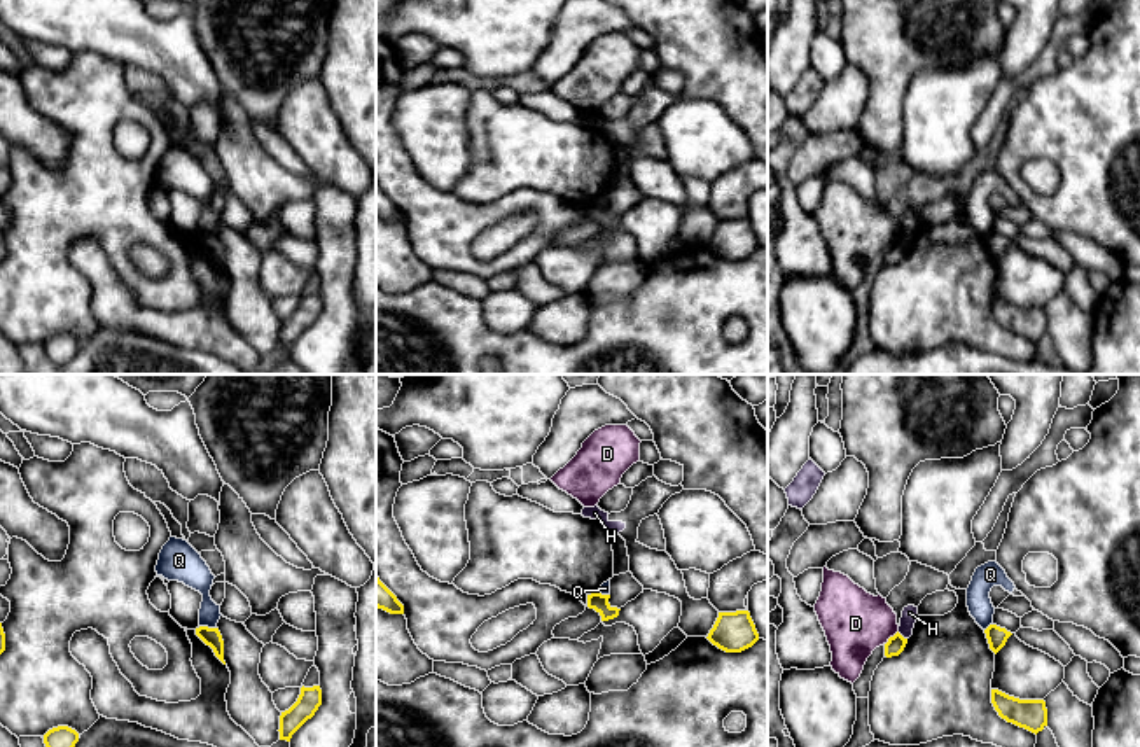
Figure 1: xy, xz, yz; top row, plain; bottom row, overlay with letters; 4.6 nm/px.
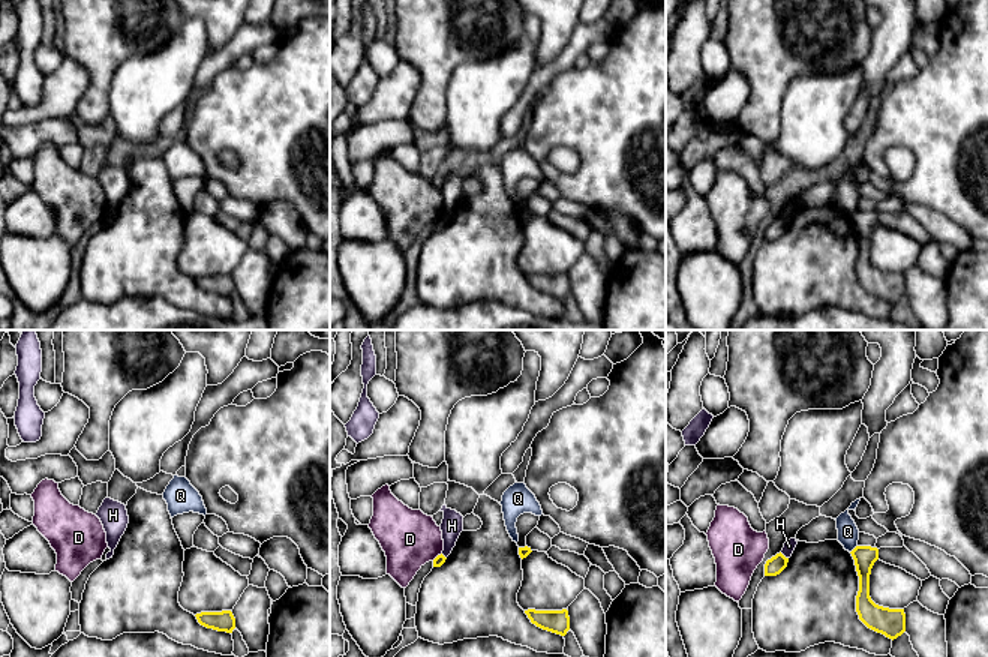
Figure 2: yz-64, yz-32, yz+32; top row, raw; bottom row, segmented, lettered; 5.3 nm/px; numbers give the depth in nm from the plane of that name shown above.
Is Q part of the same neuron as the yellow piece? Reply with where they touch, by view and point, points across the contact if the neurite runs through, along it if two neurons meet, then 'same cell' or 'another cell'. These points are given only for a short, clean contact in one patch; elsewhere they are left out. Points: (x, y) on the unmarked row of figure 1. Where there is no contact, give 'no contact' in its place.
meets yellow in xy at (207, 235); border along xy (200, 233), (215, 237); another cell

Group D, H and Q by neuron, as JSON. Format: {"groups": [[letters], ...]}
{"groups": [["D"], ["H"], ["Q"]]}

